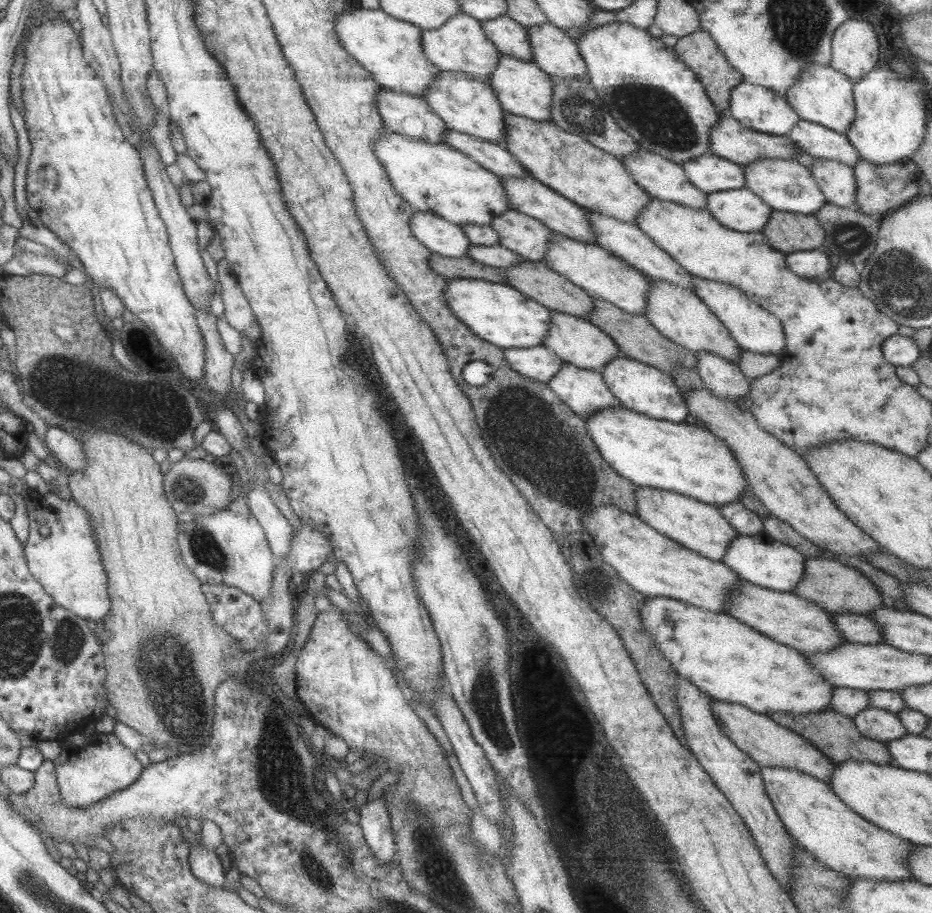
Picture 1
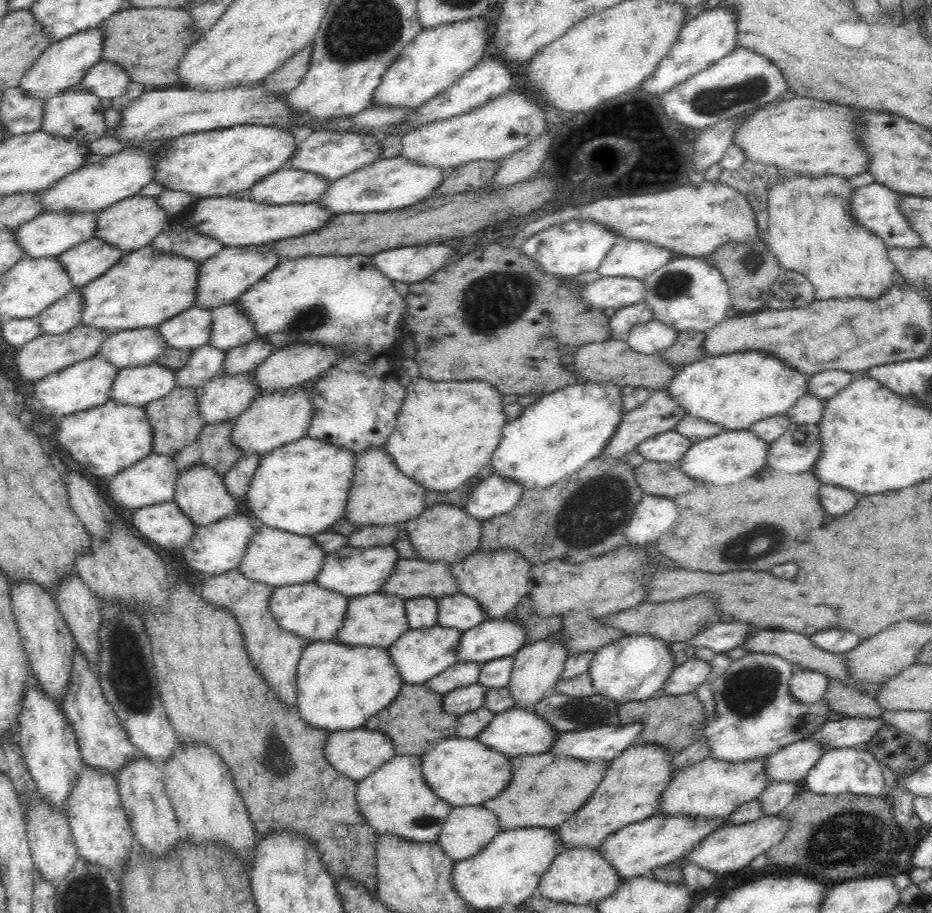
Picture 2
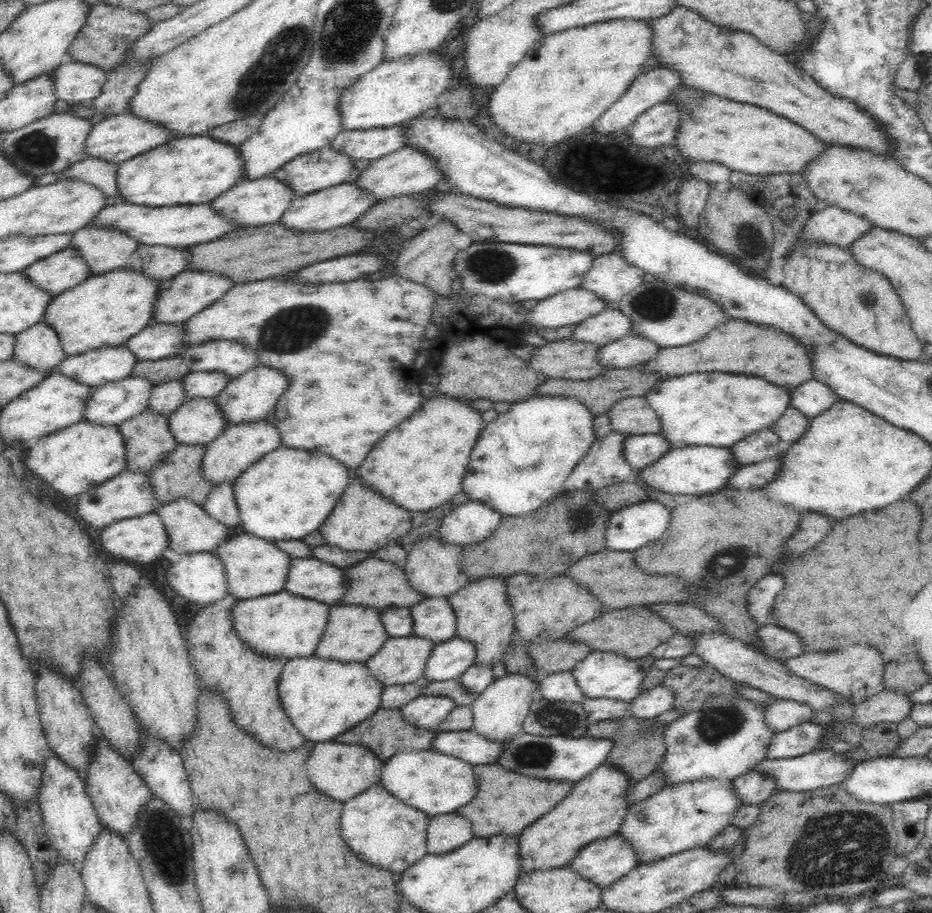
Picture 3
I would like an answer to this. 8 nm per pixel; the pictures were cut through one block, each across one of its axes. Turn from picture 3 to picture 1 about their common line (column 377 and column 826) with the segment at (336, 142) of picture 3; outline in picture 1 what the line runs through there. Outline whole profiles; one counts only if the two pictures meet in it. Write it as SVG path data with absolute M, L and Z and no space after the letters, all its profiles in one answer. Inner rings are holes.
M799 119L787 136L814 158L834 160L851 168L859 160L859 155L844 134L822 127L819 123Z

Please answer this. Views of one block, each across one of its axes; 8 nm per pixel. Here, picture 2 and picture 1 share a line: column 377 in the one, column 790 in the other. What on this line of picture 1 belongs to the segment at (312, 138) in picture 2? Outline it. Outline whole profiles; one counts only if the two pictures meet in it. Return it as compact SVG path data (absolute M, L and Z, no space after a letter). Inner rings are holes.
M728 109L719 113L719 120L713 126L713 130L709 132L709 152L719 158L730 160L734 164L745 166L754 162L753 160L761 160L761 158L781 158L783 160L791 160L797 154L794 142L786 135L766 135L763 132L757 132L749 128L745 128L735 120Z

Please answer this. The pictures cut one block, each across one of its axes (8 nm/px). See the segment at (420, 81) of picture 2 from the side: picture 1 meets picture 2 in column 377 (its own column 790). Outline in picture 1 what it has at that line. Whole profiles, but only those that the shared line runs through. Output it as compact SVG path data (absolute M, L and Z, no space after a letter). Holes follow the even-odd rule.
M809 64L806 70L797 74L797 82L789 84L784 99L801 120L819 123L841 134L845 134L855 116L852 82L828 65Z

